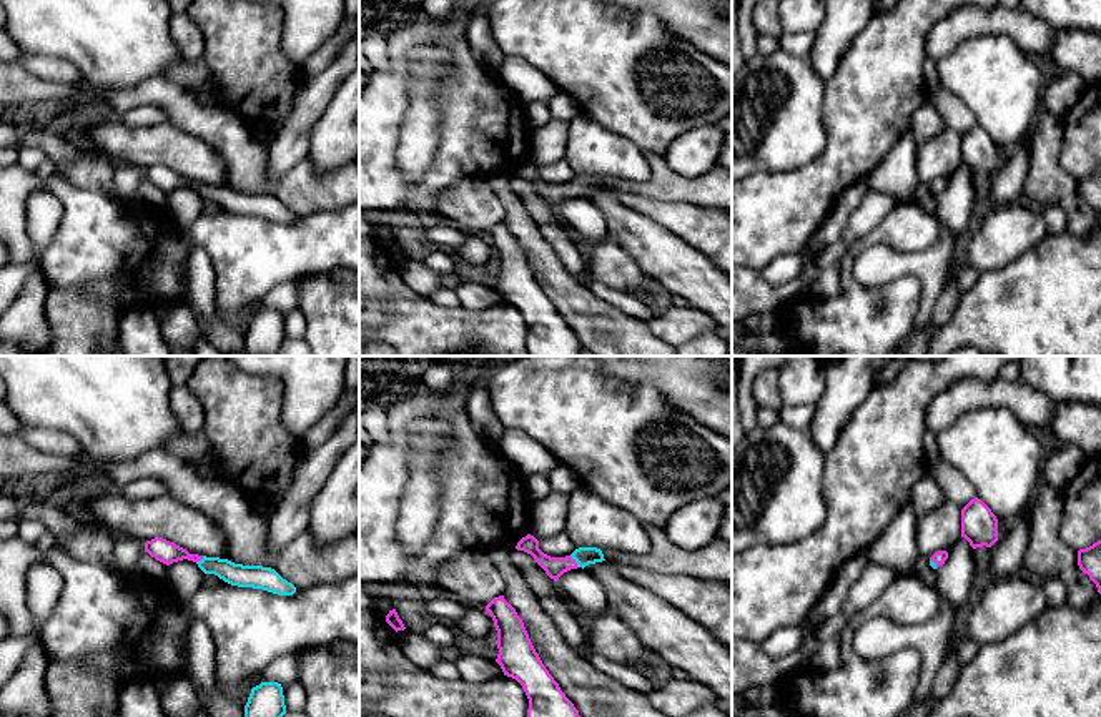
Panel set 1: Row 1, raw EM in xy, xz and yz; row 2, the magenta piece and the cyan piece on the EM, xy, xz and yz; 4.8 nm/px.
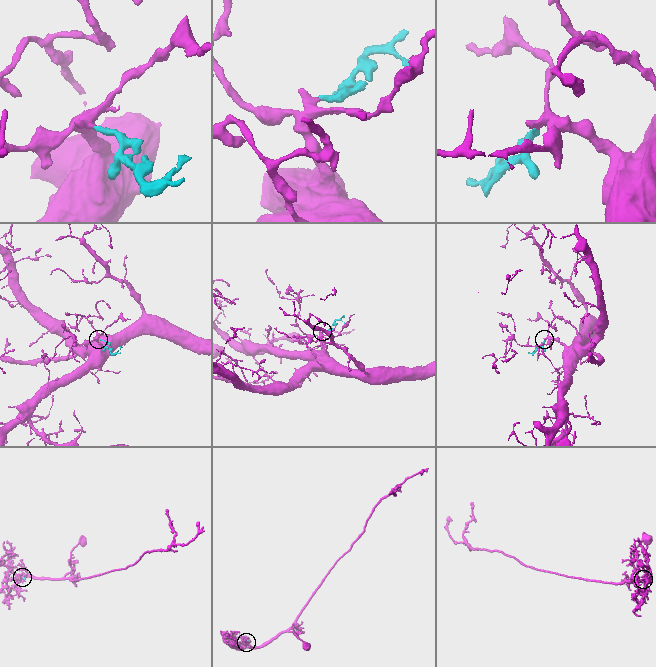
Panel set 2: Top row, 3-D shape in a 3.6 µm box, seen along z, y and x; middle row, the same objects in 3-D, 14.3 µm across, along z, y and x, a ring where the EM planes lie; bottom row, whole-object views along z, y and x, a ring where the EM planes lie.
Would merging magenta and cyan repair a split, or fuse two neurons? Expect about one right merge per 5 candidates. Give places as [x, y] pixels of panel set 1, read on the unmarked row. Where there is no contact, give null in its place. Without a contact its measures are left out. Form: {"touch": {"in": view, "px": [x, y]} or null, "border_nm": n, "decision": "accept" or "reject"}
{"touch": {"in": "xz", "px": [574, 188]}, "border_nm": 70, "decision": "accept"}

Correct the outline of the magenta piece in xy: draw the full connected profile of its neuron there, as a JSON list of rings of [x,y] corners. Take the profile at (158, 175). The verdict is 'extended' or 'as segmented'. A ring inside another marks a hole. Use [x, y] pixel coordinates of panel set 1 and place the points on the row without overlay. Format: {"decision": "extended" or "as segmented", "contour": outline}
{"decision": "extended", "contour": [[[163,165],[146,168],[145,180],[166,193],[183,186],[193,188],[205,201],[215,201],[231,213],[263,216],[278,223],[293,223],[296,220],[296,215],[271,195],[243,193],[228,186],[190,181]]]}

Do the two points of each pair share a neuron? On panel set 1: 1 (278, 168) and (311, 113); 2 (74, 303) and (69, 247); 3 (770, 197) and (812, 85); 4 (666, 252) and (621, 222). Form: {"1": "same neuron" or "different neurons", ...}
{"1": "same neuron", "2": "different neurons", "3": "different neurons", "4": "same neuron"}

